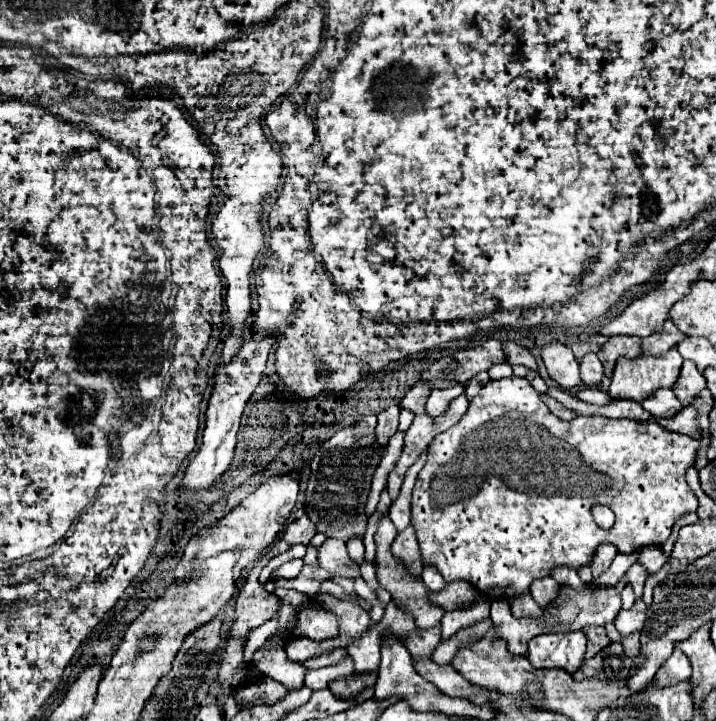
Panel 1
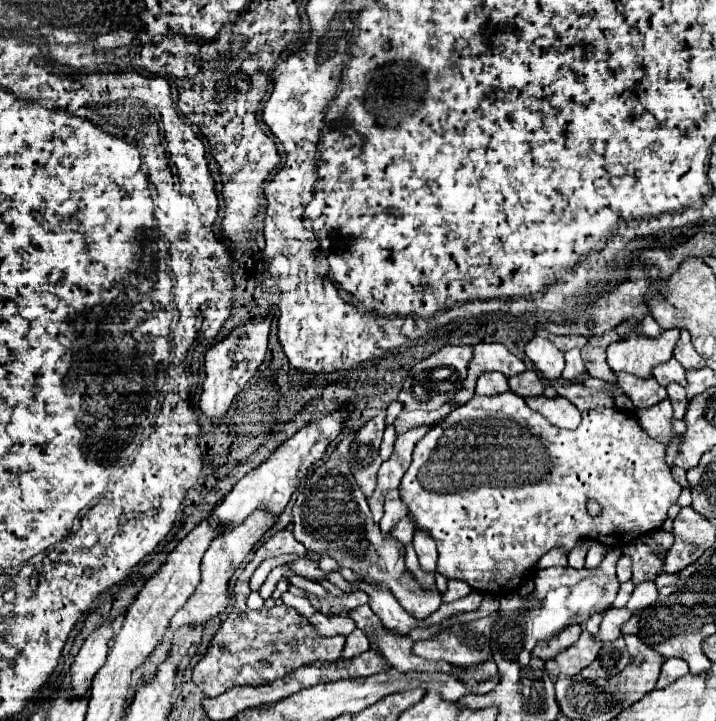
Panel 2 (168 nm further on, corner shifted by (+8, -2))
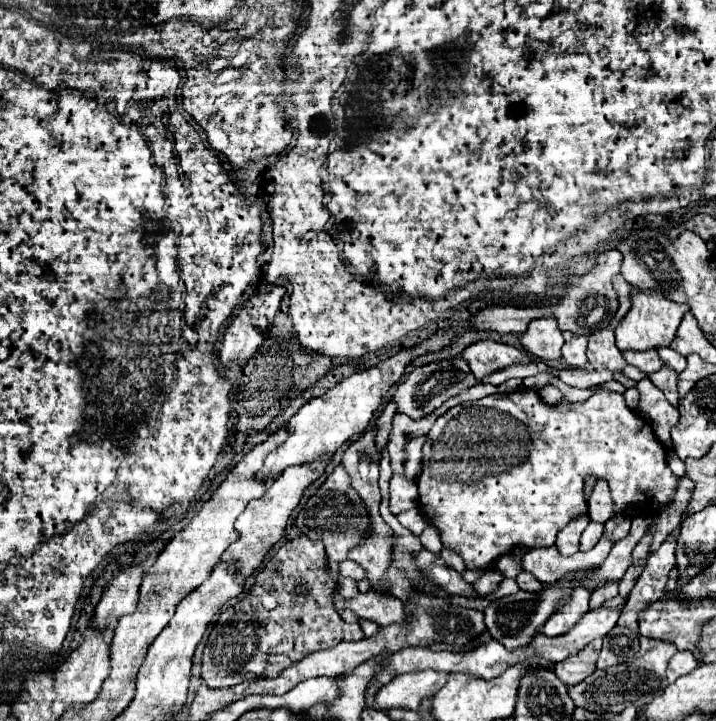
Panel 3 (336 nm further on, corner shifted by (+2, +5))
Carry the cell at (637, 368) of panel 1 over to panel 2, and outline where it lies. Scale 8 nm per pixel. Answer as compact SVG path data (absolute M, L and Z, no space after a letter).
M678 329L662 331L660 337L650 339L632 333L628 339L608 347L608 365L614 373L630 373L642 379L652 377L652 369L672 357L672 349L680 339Z

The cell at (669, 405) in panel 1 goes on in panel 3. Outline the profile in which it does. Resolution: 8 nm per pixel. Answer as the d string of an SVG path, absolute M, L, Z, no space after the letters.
M626 350L626 354L622 354L624 360L632 366L638 366L642 372L652 374L656 370L662 368L662 360L658 356L656 350L646 350L646 352L636 352L636 350Z

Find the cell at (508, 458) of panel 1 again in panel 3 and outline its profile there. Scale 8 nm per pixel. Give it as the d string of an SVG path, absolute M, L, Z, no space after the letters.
M518 388L514 392L508 394L492 394L486 396L482 400L476 402L466 402L466 404L458 404L454 408L450 408L446 414L442 414L436 424L432 426L430 434L426 436L426 444L422 448L422 474L418 476L418 492L420 492L420 508L426 514L428 522L432 526L436 526L440 530L442 536L442 544L448 546L450 550L458 552L464 562L466 568L476 570L476 568L492 568L494 562L502 556L512 552L514 546L526 546L526 548L540 548L540 546L554 546L556 542L556 534L576 516L586 512L586 502L582 496L582 488L584 488L584 478L586 476L596 476L596 478L606 478L612 490L612 500L614 500L614 508L616 512L624 512L624 510L638 510L640 512L656 512L660 508L664 508L666 504L670 504L674 490L676 490L676 482L678 478L674 476L674 472L668 468L666 462L666 452L660 444L660 440L656 438L656 434L650 430L650 424L644 420L634 410L630 410L624 402L622 394L616 392L596 392L594 396L590 396L586 402L578 402L578 404L558 404L558 406L548 406L540 394L536 390L530 388Z

